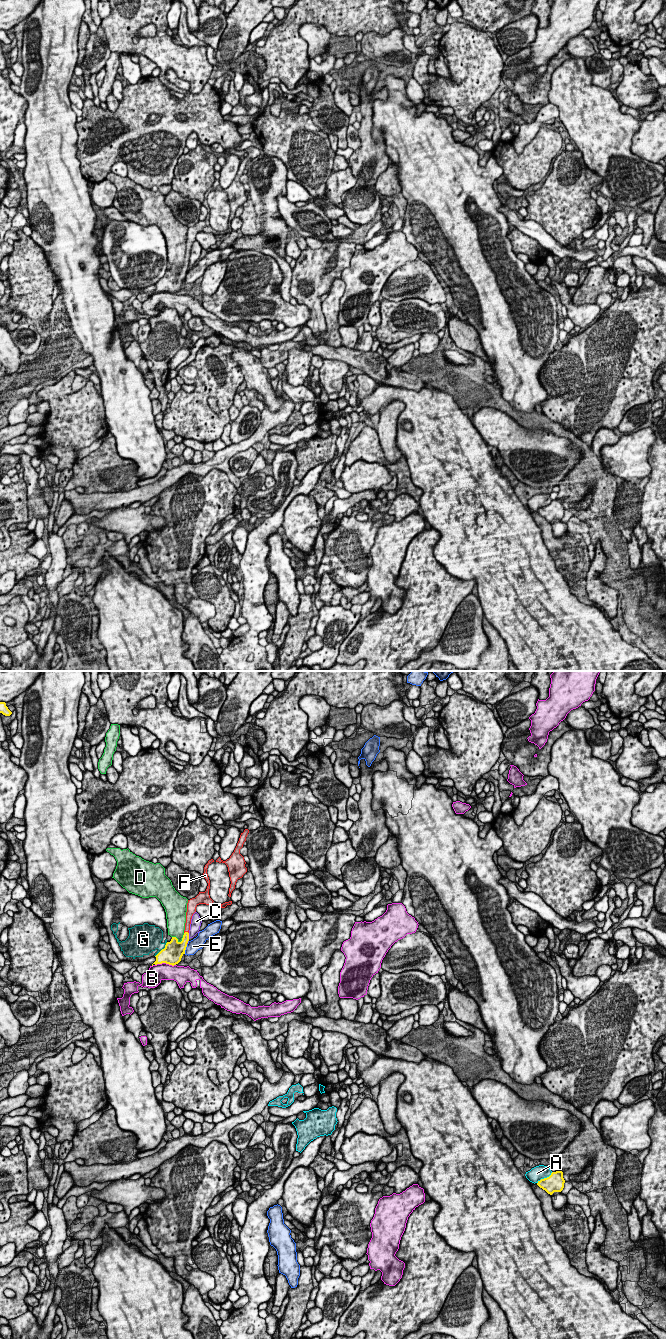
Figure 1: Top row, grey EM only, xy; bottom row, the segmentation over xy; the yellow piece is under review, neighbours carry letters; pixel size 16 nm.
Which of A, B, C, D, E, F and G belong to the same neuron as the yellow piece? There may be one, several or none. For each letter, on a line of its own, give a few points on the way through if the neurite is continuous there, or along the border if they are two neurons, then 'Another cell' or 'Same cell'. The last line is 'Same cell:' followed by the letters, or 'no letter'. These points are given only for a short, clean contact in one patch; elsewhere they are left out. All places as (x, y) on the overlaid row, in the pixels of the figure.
A: Another cell
B: Another cell
C: Another cell
D: Another cell
E: Another cell
F: Path across: xy (181, 946), (185, 940), (186, 932), (188, 917). Same cell
G: Another cell
Same cell: F

